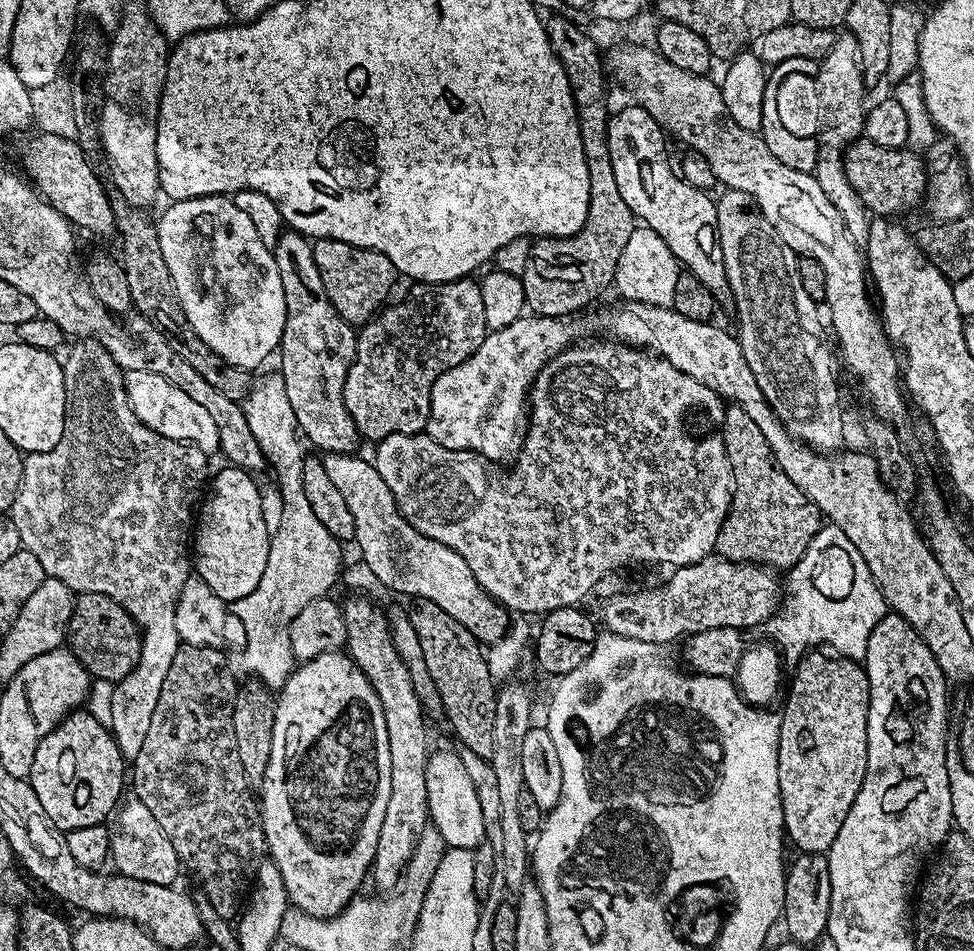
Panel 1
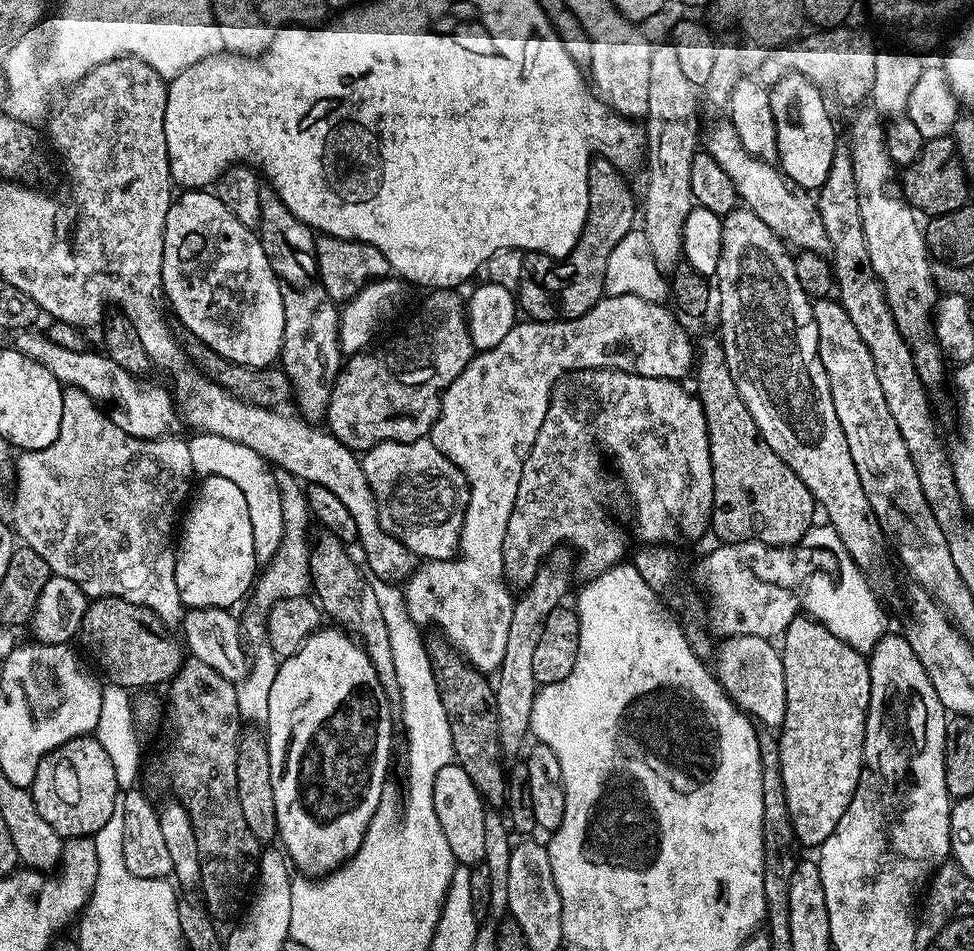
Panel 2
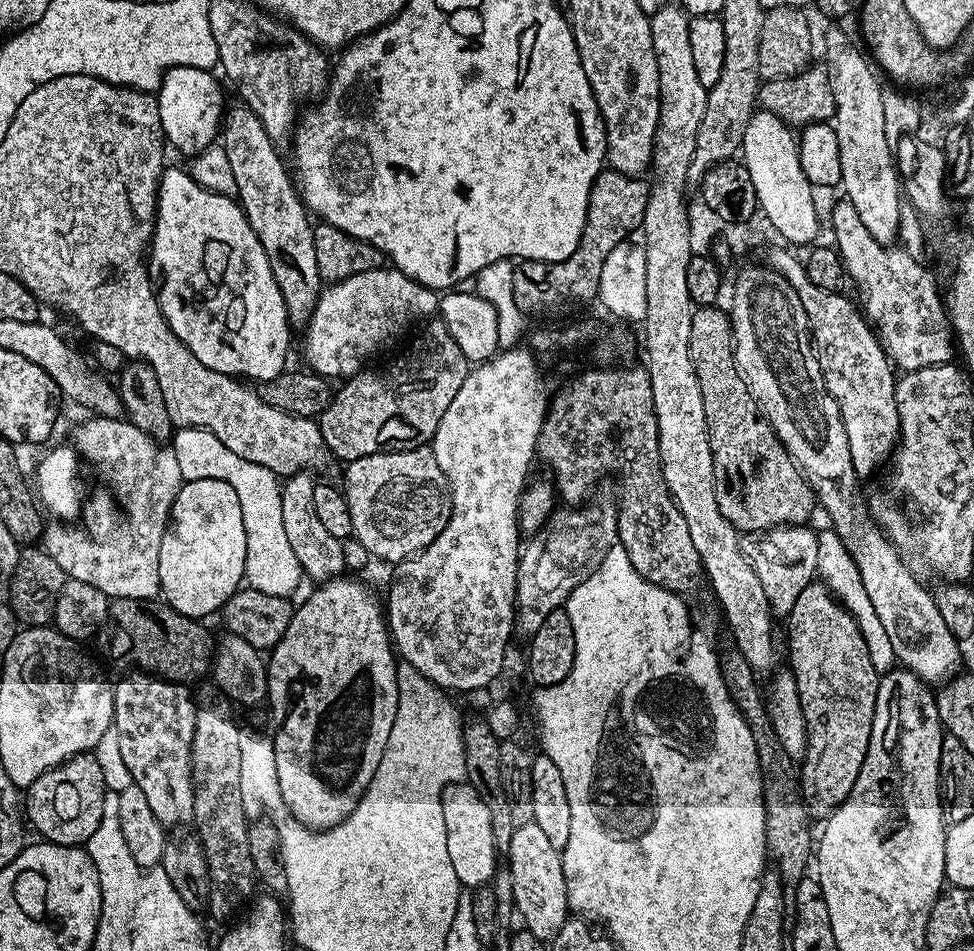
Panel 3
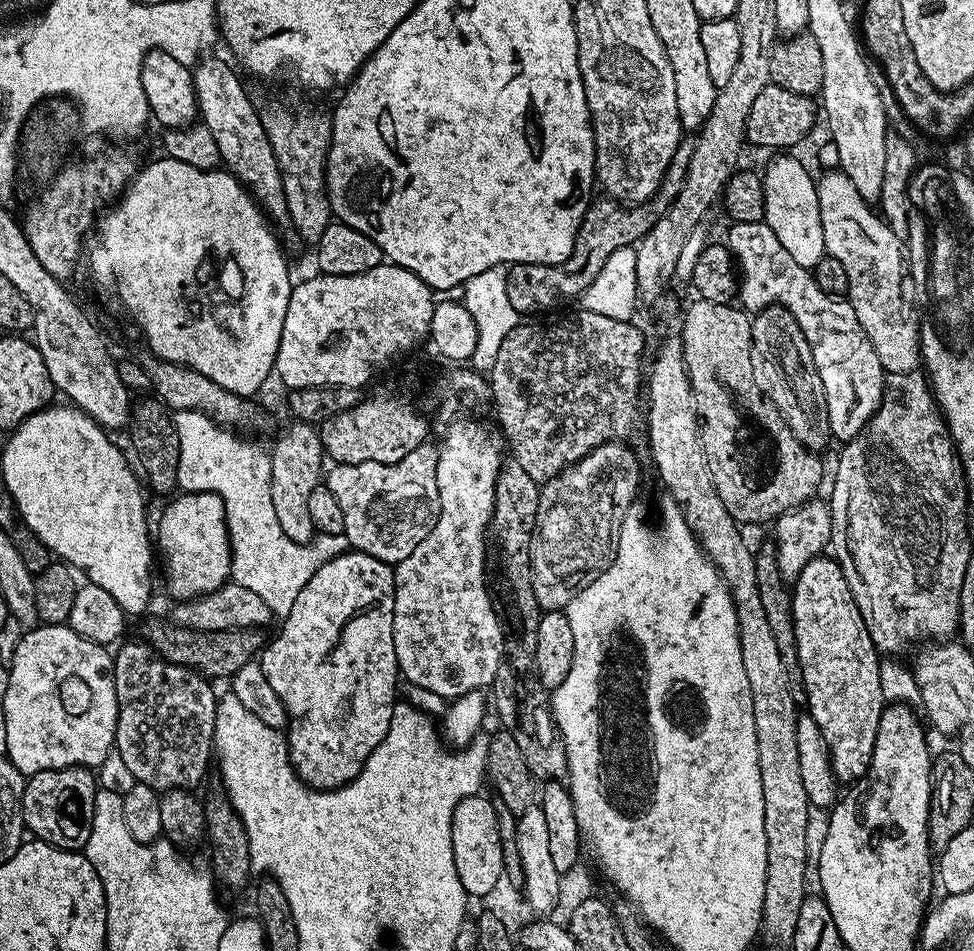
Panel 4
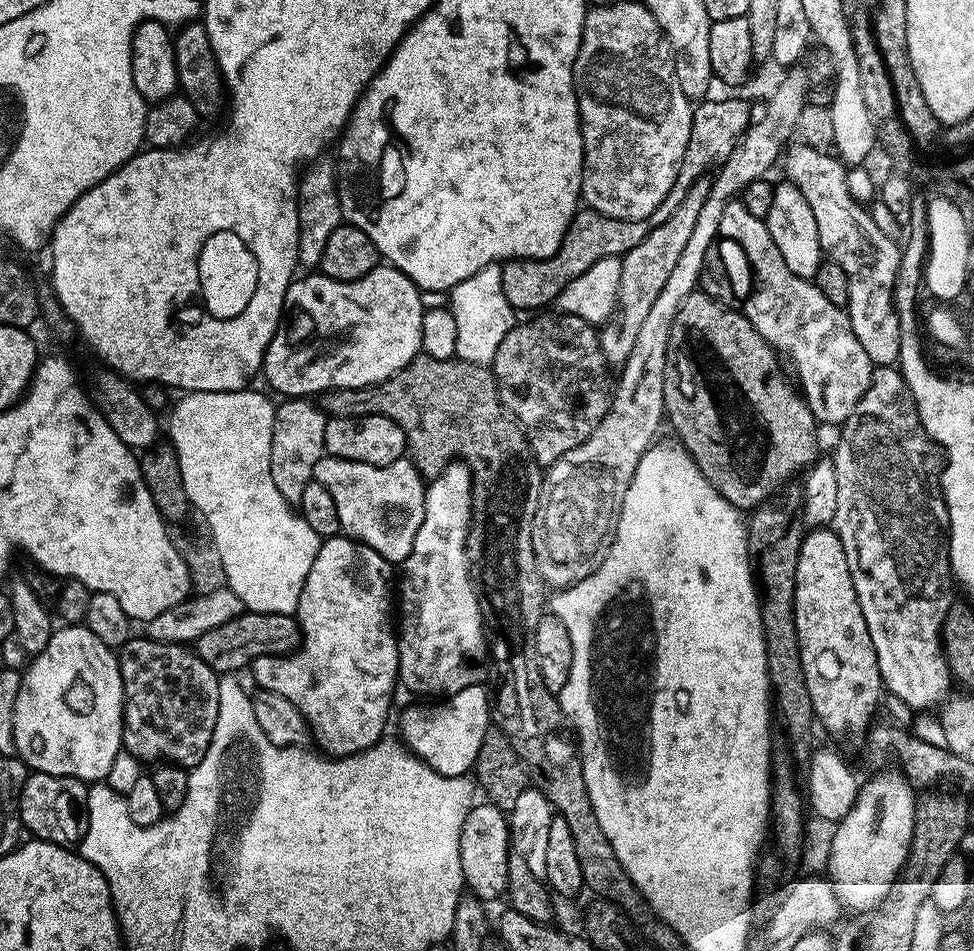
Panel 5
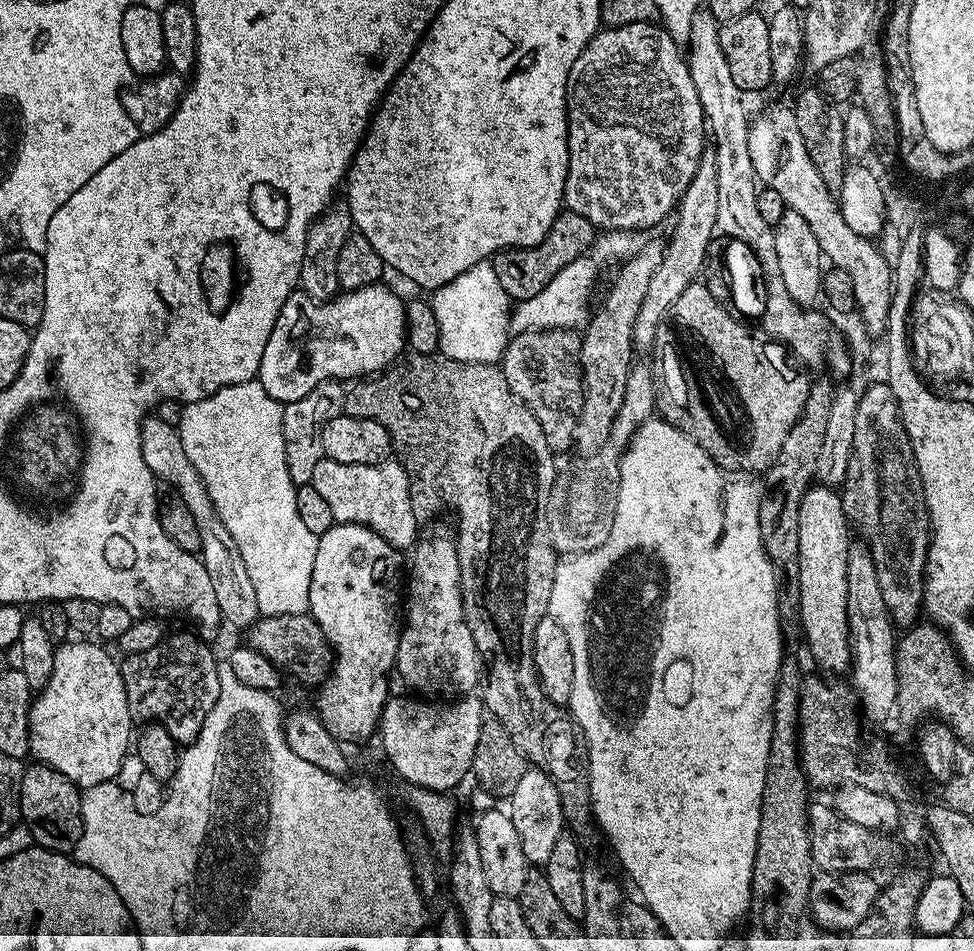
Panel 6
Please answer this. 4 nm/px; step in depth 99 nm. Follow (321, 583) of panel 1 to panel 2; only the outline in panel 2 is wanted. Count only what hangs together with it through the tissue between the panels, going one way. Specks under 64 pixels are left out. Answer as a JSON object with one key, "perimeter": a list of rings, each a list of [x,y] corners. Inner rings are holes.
{"perimeter":[[[285,475],[279,481],[280,497],[282,498],[282,522],[284,523],[284,537],[272,560],[267,561],[268,568],[259,573],[254,584],[254,597],[256,601],[248,608],[248,613],[242,616],[242,632],[246,637],[246,648],[251,660],[248,665],[246,678],[236,684],[236,697],[238,698],[238,714],[241,721],[252,726],[264,726],[268,723],[268,711],[270,710],[270,686],[274,686],[274,674],[280,669],[278,657],[273,652],[268,641],[268,629],[266,617],[269,608],[279,600],[303,596],[309,591],[312,582],[312,571],[308,554],[310,551],[310,536],[308,540],[308,524],[310,525],[310,513],[308,510],[308,498],[301,481],[295,476]]]}

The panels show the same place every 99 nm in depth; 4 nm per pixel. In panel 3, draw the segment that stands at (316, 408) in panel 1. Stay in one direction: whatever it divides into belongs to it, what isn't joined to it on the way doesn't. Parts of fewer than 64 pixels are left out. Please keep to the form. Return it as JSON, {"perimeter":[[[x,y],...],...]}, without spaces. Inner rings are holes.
{"perimeter":[[[237,106],[225,111],[222,143],[234,173],[234,182],[238,182],[235,199],[250,222],[250,230],[254,230],[258,242],[262,242],[262,250],[266,250],[270,270],[278,282],[278,290],[282,290],[288,323],[293,329],[303,329],[314,314],[322,281],[318,274],[318,258],[314,258],[314,224],[300,198],[293,173],[289,165],[288,168],[284,165],[281,149],[276,147],[270,134],[266,134],[266,126],[262,126],[249,108]]]}

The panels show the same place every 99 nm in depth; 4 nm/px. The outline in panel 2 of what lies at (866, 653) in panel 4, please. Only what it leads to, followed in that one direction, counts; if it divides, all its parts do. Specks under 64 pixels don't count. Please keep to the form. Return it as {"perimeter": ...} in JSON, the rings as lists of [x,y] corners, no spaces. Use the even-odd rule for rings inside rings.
{"perimeter":[[[807,614],[794,617],[788,629],[784,631],[780,657],[782,658],[782,670],[786,674],[786,718],[778,732],[782,786],[786,786],[786,806],[790,814],[790,822],[794,826],[796,839],[805,849],[816,850],[826,842],[826,838],[830,838],[830,834],[834,834],[842,814],[846,814],[852,797],[856,794],[856,787],[860,781],[860,770],[864,767],[864,731],[866,730],[866,718],[870,706],[870,670],[865,653],[854,650],[846,642],[842,642],[842,638],[830,634],[830,630],[826,630],[824,624],[812,619]]]}

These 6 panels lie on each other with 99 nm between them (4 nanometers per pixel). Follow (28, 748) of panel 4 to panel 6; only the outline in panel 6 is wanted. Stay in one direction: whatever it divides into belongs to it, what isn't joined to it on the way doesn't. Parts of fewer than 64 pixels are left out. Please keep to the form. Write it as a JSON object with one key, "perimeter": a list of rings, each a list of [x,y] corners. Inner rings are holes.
{"perimeter":[[[72,638],[69,644],[60,644],[54,654],[54,670],[50,682],[35,693],[28,719],[28,747],[39,763],[48,764],[54,770],[66,774],[83,790],[99,784],[115,781],[124,756],[130,752],[134,740],[134,719],[127,708],[121,665],[107,652],[100,642],[87,644],[87,639]]]}

